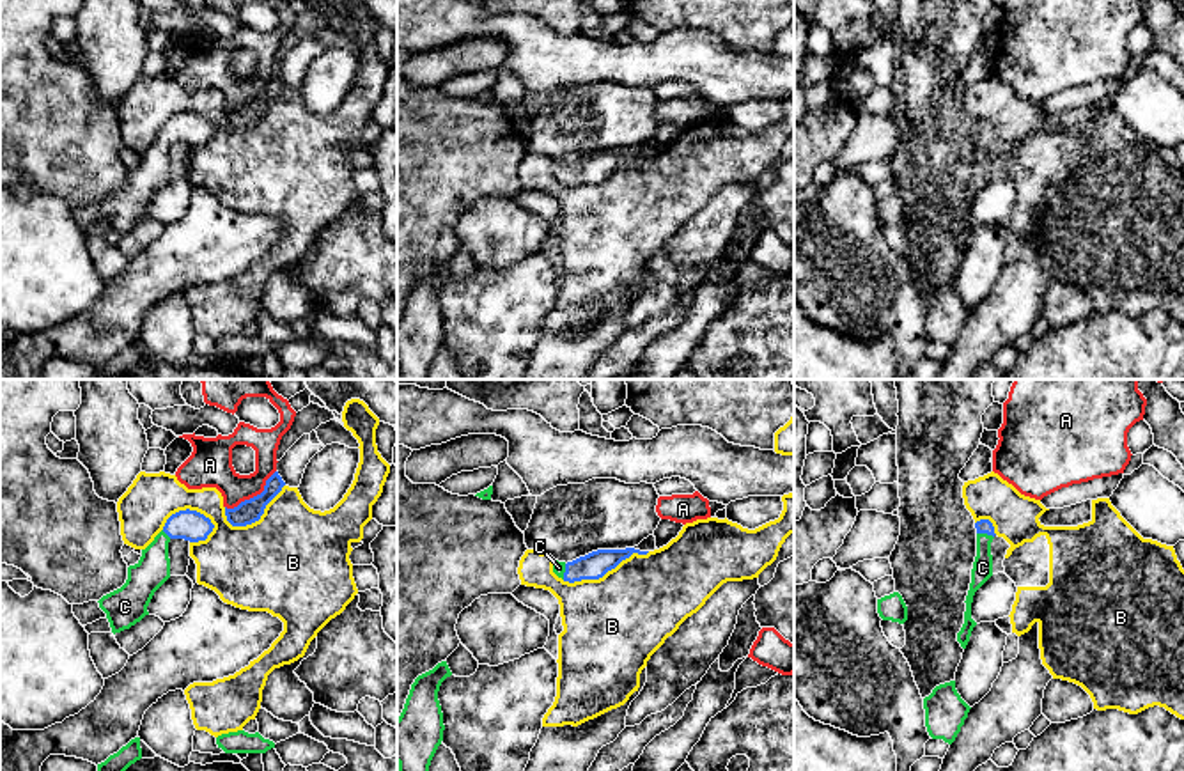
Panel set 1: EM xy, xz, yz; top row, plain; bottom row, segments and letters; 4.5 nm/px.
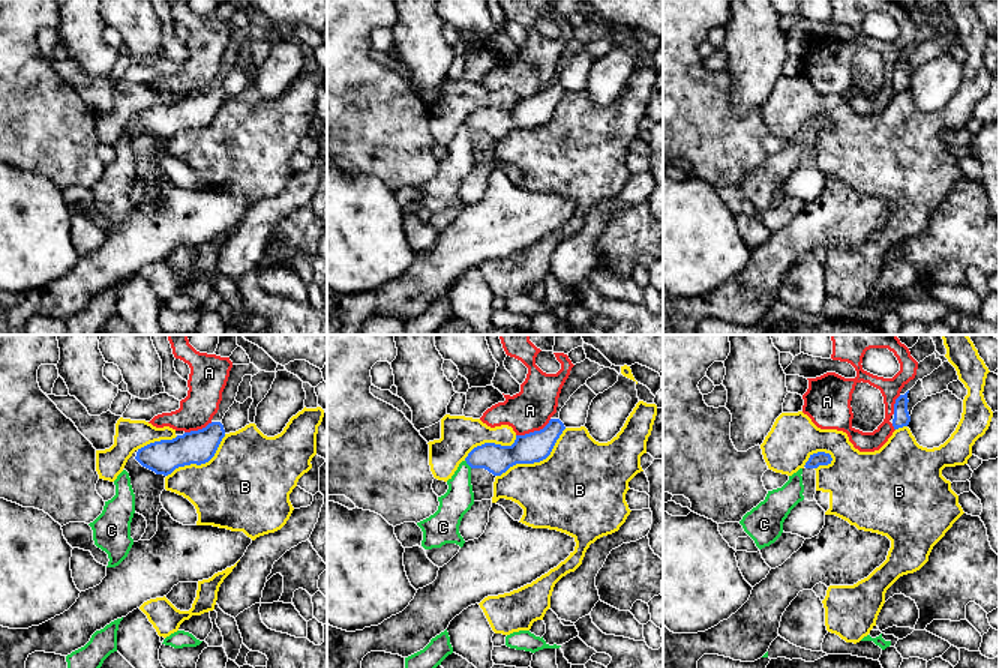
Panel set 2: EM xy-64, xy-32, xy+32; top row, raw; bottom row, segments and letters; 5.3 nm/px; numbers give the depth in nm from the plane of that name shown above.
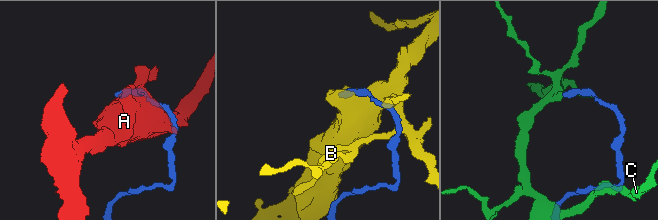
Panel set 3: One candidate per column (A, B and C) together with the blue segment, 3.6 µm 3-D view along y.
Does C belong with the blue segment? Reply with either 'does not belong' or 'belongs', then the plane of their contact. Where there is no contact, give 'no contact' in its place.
belongs; contact in yz

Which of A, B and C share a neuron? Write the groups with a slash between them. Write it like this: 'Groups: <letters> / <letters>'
Groups: A / B / C

